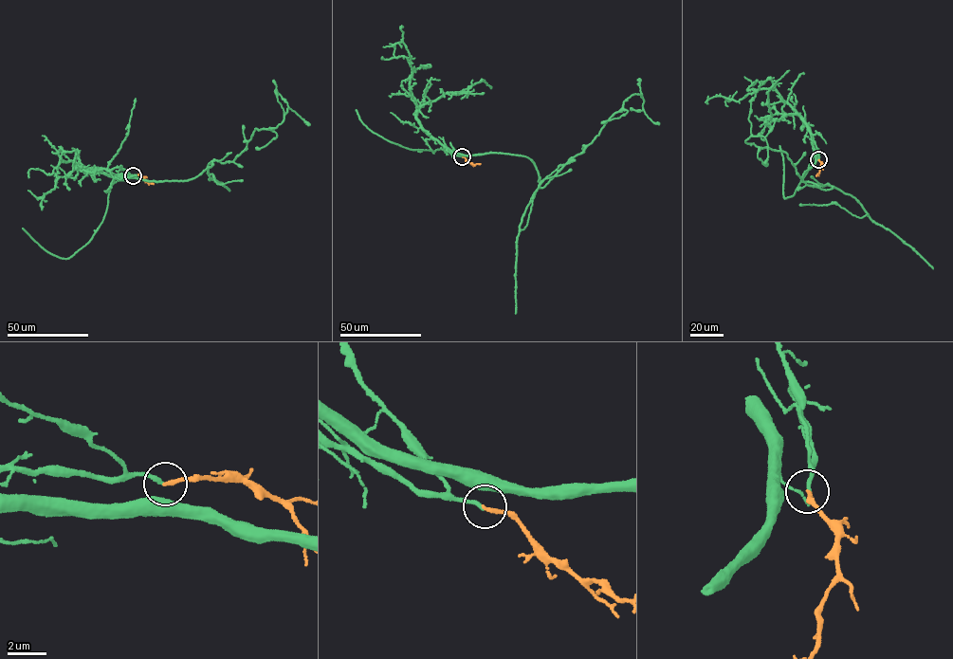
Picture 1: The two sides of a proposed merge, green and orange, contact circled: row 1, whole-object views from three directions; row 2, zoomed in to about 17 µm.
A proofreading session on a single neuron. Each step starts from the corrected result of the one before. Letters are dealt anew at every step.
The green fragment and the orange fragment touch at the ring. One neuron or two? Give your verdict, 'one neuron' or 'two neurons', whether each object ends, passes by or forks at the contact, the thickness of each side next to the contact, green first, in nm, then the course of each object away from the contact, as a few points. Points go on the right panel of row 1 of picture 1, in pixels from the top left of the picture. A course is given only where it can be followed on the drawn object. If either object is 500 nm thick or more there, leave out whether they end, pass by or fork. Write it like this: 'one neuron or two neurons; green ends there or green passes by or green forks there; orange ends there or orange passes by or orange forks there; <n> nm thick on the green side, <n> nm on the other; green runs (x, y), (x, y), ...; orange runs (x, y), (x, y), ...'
one neuron; green passes by; orange ends there; 140 nm thick on the green side, 200 nm on the other; green runs (818, 159), (815, 150), (800, 182), (832, 188), (806, 184), (787, 154), (750, 137), (766, 139), (764, 163); orange runs (818, 159), (821, 165), (815, 175)

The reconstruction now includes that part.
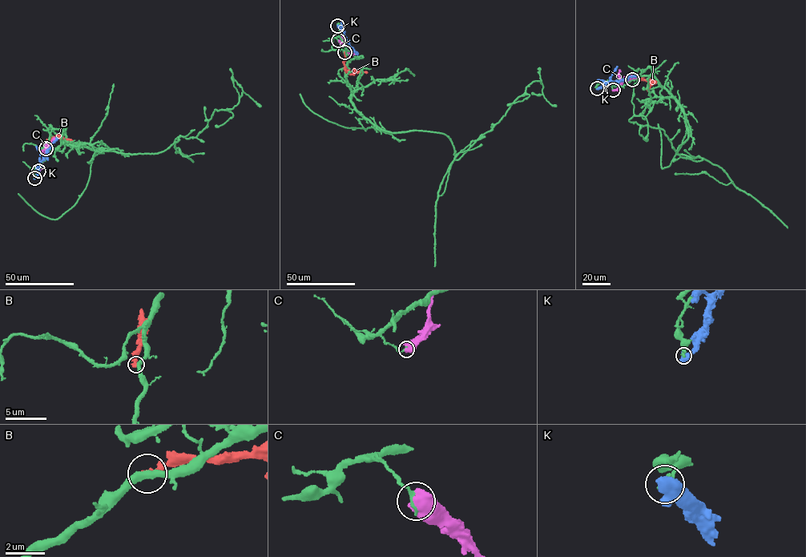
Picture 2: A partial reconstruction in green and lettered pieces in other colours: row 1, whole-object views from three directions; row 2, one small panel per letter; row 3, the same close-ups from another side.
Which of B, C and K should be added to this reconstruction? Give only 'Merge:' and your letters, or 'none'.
Merge: none

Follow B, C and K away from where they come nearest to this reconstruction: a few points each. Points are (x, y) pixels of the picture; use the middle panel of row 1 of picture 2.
B: (344, 52), (346, 71), (367, 73)
C: (338, 40), (344, 45), (349, 54), (355, 54)
K: (337, 26), (344, 32), (347, 45), (357, 54)

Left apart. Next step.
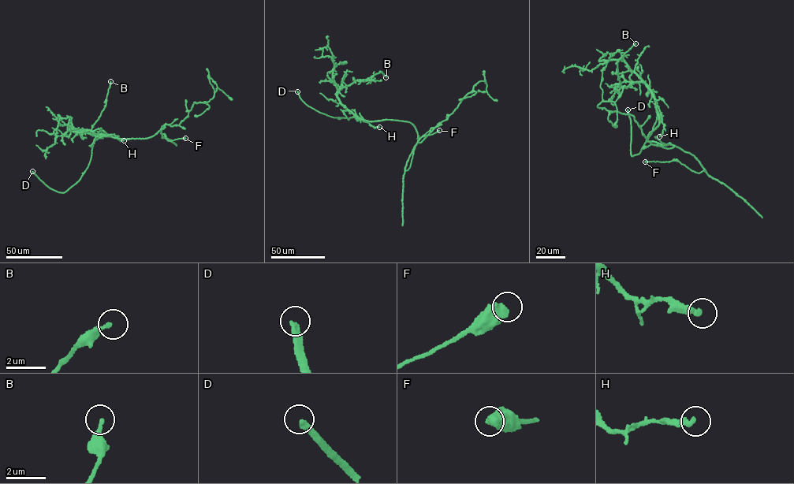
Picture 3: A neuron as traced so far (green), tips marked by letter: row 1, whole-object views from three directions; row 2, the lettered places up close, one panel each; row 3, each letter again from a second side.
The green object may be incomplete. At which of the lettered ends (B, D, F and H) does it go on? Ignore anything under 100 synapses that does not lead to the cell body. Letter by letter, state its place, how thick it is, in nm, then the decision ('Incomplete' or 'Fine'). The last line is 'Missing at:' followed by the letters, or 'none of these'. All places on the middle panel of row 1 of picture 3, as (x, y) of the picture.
B: Place: (385, 77). Thickness 240 nm. Fine
D: Place: (297, 91). Thickness 320 nm. Incomplete
F: Place: (439, 130). Thickness 650 nm. Fine
H: Place: (379, 127). Thickness 320 nm. Fine
Missing at: D

